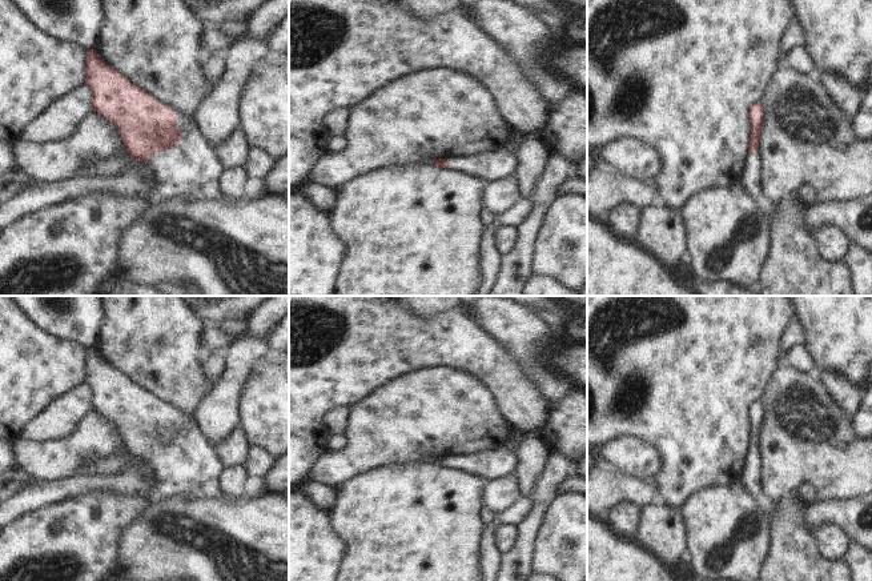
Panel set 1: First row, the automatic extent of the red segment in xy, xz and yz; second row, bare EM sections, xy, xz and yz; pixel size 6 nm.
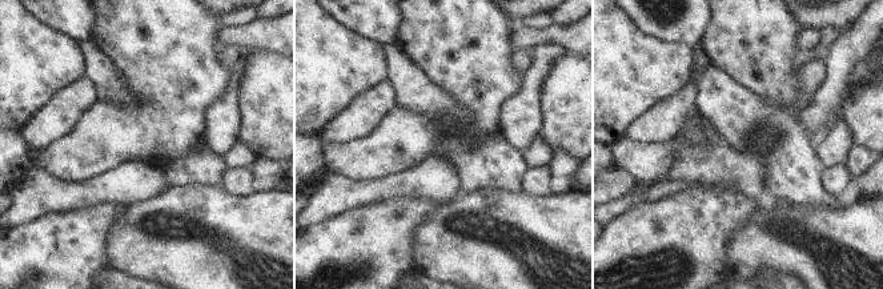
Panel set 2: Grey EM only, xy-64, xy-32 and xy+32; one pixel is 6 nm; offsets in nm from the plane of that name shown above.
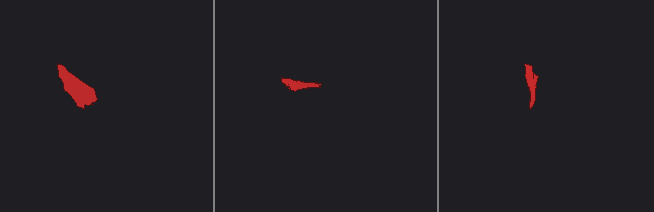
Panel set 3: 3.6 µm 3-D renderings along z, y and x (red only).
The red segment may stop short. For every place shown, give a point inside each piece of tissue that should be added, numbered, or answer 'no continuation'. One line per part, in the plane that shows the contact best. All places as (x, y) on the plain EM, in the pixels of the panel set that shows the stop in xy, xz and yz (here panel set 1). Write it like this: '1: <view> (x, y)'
1: xy (191, 469)

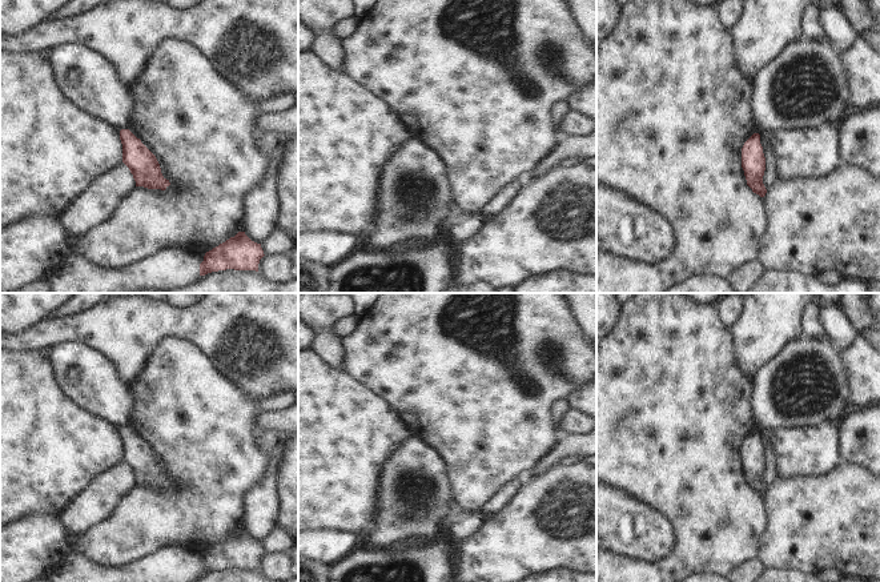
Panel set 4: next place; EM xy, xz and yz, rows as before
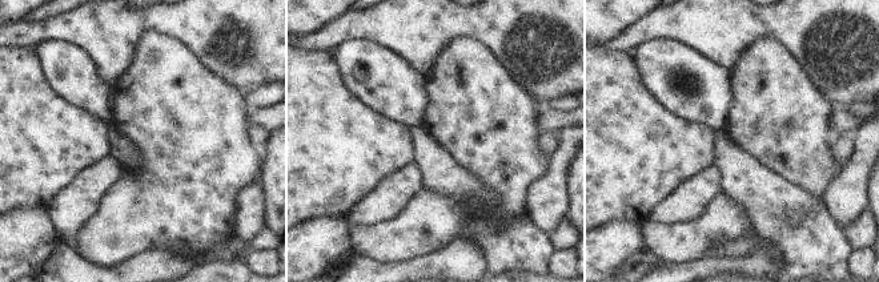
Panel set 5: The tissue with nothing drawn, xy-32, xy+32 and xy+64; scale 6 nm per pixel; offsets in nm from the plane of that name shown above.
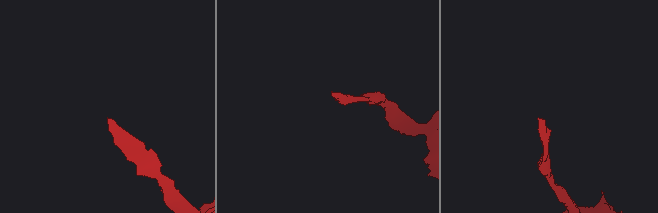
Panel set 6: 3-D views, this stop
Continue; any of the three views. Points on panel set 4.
no continuation

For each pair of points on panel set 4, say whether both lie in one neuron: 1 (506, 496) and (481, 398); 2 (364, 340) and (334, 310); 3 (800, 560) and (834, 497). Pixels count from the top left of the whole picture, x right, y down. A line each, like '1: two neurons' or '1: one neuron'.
1: two neurons
2: two neurons
3: one neuron

